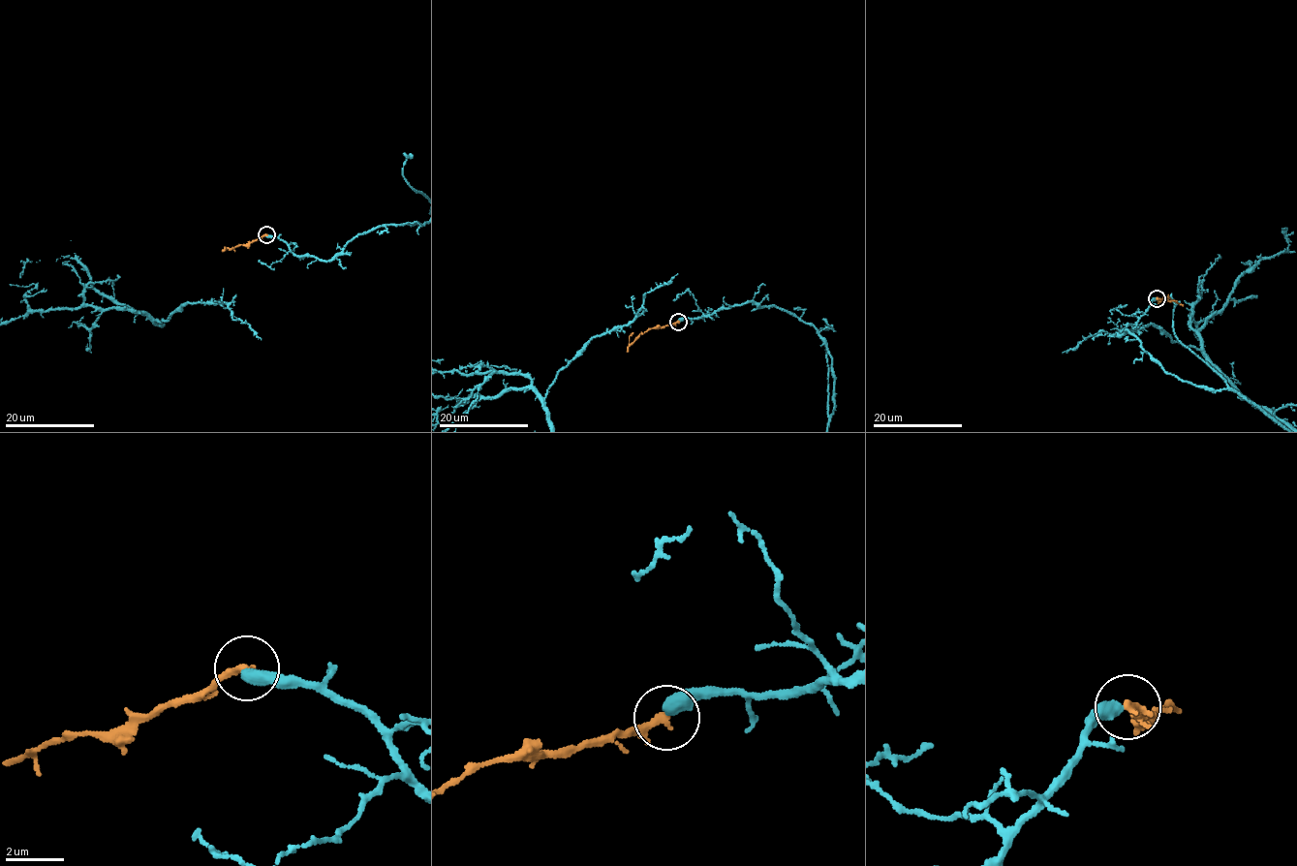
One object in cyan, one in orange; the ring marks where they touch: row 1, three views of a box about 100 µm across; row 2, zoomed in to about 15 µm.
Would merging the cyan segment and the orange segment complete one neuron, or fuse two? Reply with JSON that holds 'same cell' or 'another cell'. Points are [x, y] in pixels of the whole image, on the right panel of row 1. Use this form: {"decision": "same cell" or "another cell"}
{"decision": "same cell"}

